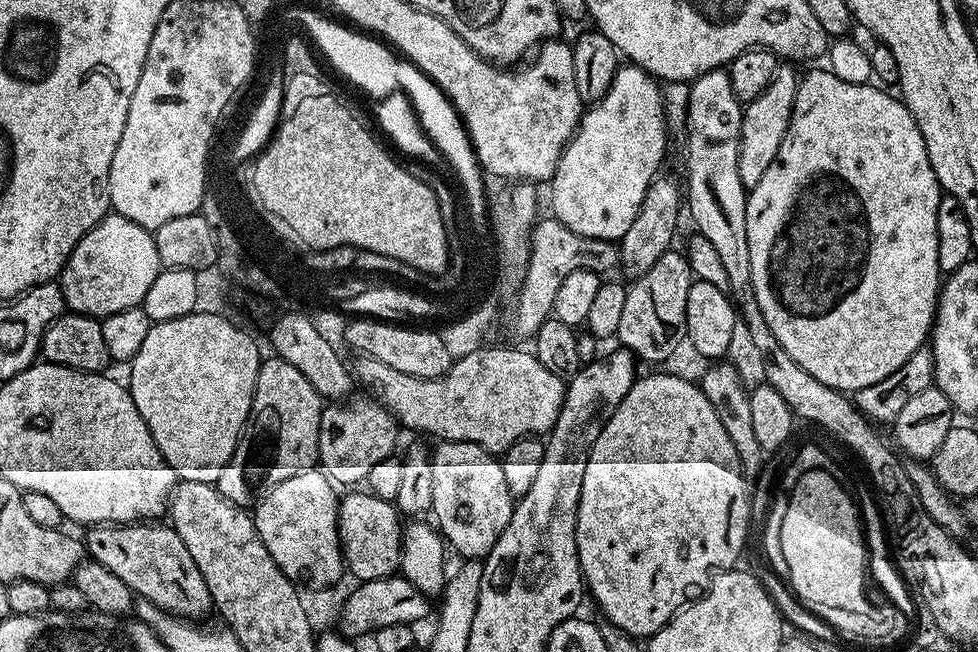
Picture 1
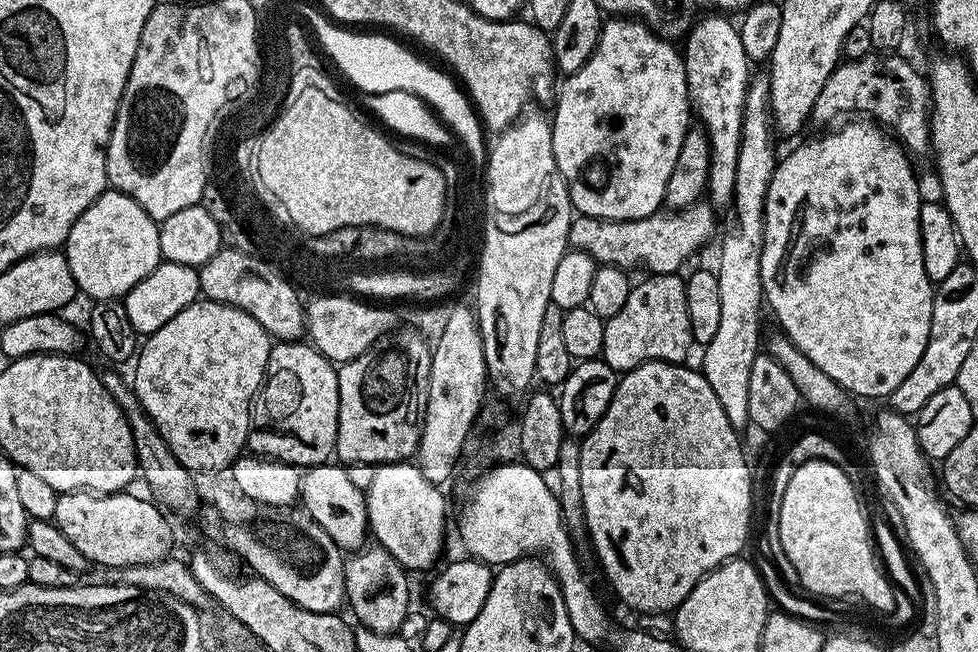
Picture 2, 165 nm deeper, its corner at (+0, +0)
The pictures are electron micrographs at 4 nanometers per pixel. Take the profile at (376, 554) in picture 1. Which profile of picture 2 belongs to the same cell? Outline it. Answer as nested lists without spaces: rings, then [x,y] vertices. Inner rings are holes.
[[[325,462],[303,469],[299,503],[309,518],[318,522],[318,526],[322,526],[322,530],[326,530],[326,534],[330,534],[330,538],[345,553],[351,554],[365,547],[370,536],[368,501],[361,488],[350,482],[347,467],[336,462]]]

